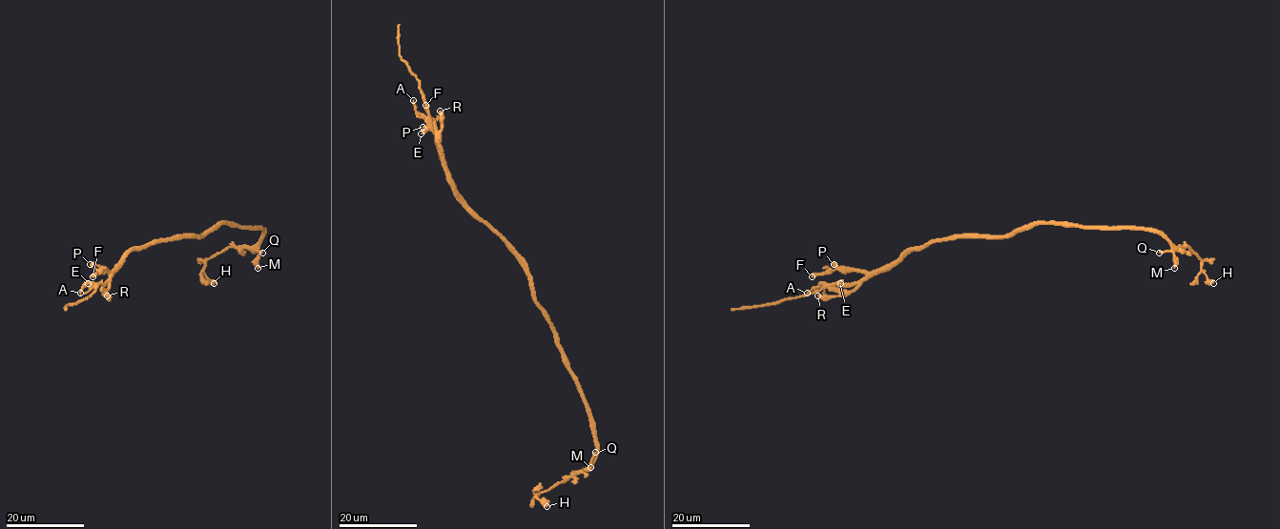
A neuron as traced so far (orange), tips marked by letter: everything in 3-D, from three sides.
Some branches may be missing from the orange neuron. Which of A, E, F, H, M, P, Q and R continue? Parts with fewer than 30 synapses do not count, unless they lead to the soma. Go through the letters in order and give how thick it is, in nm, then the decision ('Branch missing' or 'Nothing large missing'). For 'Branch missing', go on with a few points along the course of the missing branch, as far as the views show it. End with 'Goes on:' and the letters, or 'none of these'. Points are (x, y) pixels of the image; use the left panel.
A: Thickness 200 nm. Nothing large missing
E: Thickness 340 nm. Nothing large missing
F: Thickness 600 nm. Nothing large missing
H: Thickness 600 nm. Nothing large missing
M: Thickness 400 nm. Nothing large missing
P: Thickness 650 nm. Nothing large missing
Q: Thickness 200 nm. Nothing large missing
R: Thickness 480 nm. Nothing large missing
Goes on: none of these

